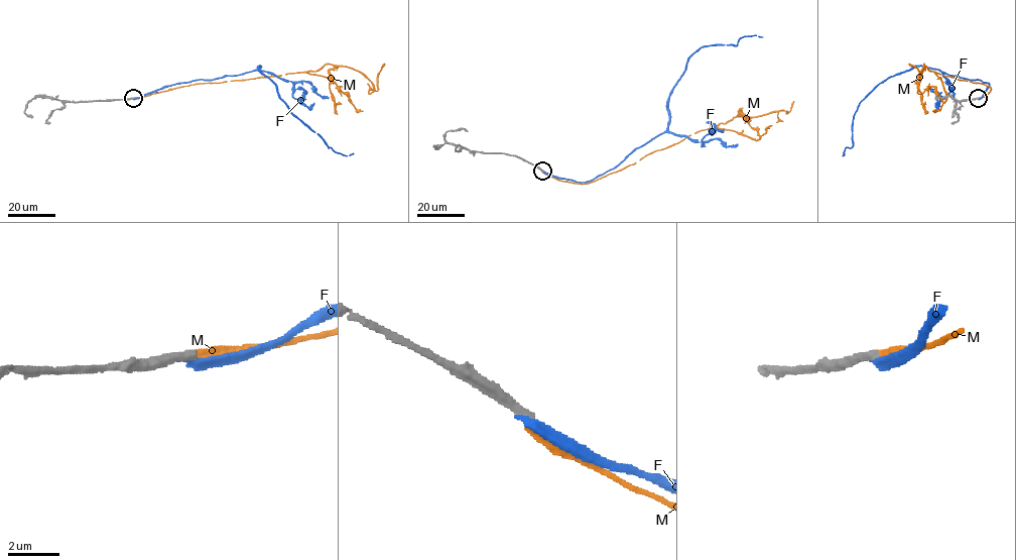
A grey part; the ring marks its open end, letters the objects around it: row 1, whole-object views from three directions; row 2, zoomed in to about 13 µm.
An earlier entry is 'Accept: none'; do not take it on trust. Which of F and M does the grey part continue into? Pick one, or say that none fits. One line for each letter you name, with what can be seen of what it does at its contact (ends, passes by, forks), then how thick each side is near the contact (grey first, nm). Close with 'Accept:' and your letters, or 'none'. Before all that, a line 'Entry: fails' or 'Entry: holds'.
Entry: holds
Accept: none

